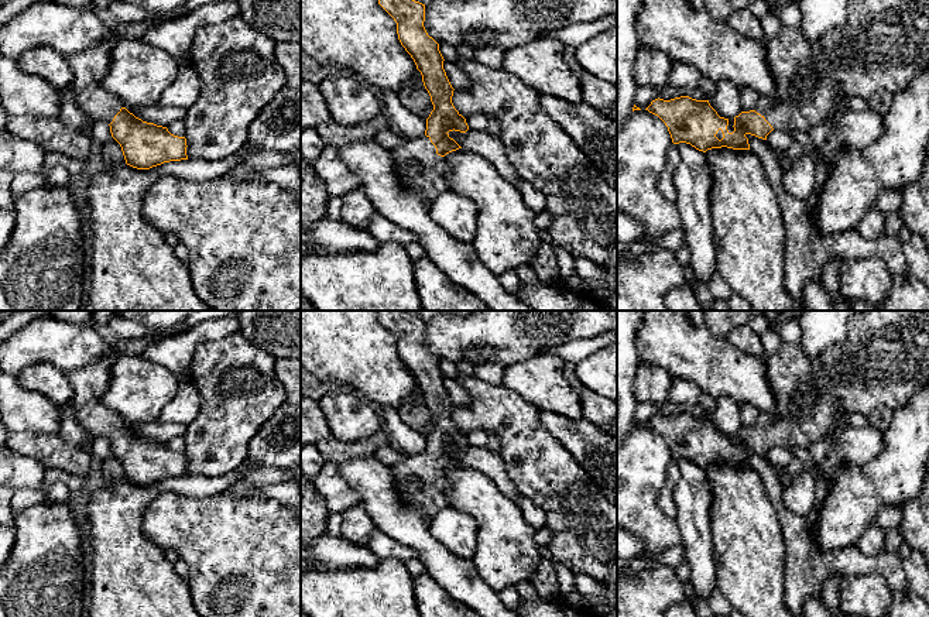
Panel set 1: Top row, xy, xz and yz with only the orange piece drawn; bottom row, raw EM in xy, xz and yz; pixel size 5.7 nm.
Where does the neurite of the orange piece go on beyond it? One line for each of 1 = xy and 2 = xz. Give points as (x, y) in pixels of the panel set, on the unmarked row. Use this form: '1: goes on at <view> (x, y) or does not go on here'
1: goes on at xy (89, 383)
2: goes on at xz (418, 483)

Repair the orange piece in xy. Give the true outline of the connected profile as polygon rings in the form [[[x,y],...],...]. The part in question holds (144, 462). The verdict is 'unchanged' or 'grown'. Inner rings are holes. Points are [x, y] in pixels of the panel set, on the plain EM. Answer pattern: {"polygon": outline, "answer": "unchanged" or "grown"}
{"polygon": [[[103,357],[66,373],[73,388],[68,404],[76,422],[89,438],[102,436],[110,442],[126,480],[133,484],[150,486],[164,479],[188,476],[185,453],[136,433],[102,402],[113,361],[114,357]]], "answer": "grown"}

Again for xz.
{"polygon": [[[378,311],[378,321],[394,335],[397,339],[397,350],[401,361],[414,376],[416,385],[422,391],[425,405],[431,412],[433,426],[426,435],[425,450],[419,455],[404,455],[402,460],[390,467],[395,480],[397,496],[409,507],[432,520],[439,511],[450,507],[448,496],[448,480],[445,472],[462,465],[449,448],[466,449],[469,442],[466,435],[455,425],[452,419],[453,404],[443,385],[443,373],[439,367],[439,360],[428,352],[425,337],[425,321],[412,316],[405,311]]], "answer": "grown"}

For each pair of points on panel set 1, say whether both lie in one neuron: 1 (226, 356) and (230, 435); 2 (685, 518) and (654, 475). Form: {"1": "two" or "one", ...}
{"1": "one", "2": "two"}

